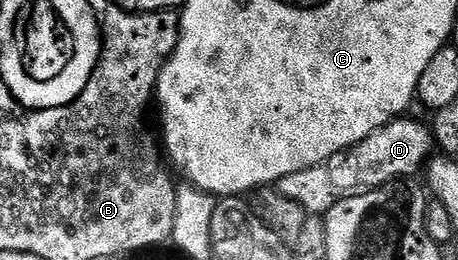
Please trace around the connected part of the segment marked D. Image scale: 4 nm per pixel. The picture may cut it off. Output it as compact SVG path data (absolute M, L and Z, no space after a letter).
M404 115L388 121L385 127L373 131L373 135L361 139L361 143L351 149L333 155L324 165L314 165L305 171L285 175L277 182L279 193L285 195L285 199L293 199L293 203L301 203L308 215L326 215L343 197L365 193L391 181L418 178L415 176L424 172L433 156L432 130L426 124L423 126L409 118Z

